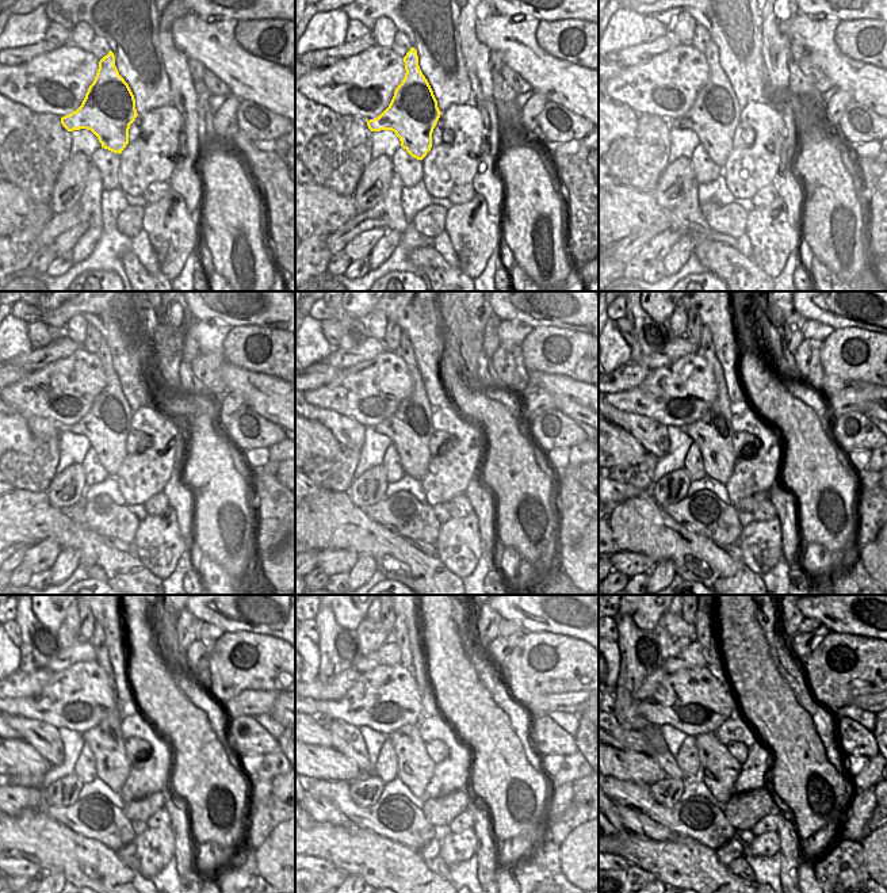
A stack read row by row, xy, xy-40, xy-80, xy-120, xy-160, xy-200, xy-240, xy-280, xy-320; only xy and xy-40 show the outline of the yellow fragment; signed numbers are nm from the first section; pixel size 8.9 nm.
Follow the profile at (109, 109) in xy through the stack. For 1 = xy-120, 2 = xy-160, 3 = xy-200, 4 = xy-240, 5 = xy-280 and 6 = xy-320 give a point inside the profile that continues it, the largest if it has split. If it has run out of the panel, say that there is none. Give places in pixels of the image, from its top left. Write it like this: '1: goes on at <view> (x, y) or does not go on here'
1: goes on at xy-120 (107, 424)
2: goes on at xy-160 (409, 428)
3: goes on at xy-200 (712, 432)
4: goes on at xy-240 (106, 740)
5: goes on at xy-280 (415, 769)
6: goes on at xy-320 (718, 769)

